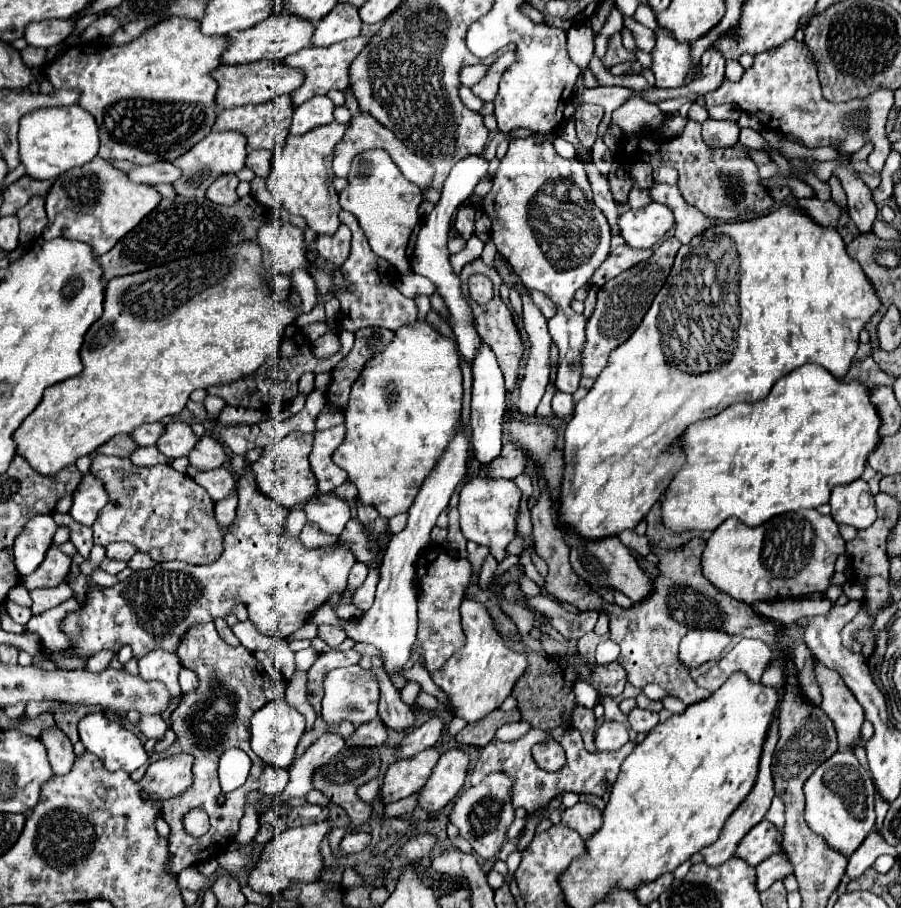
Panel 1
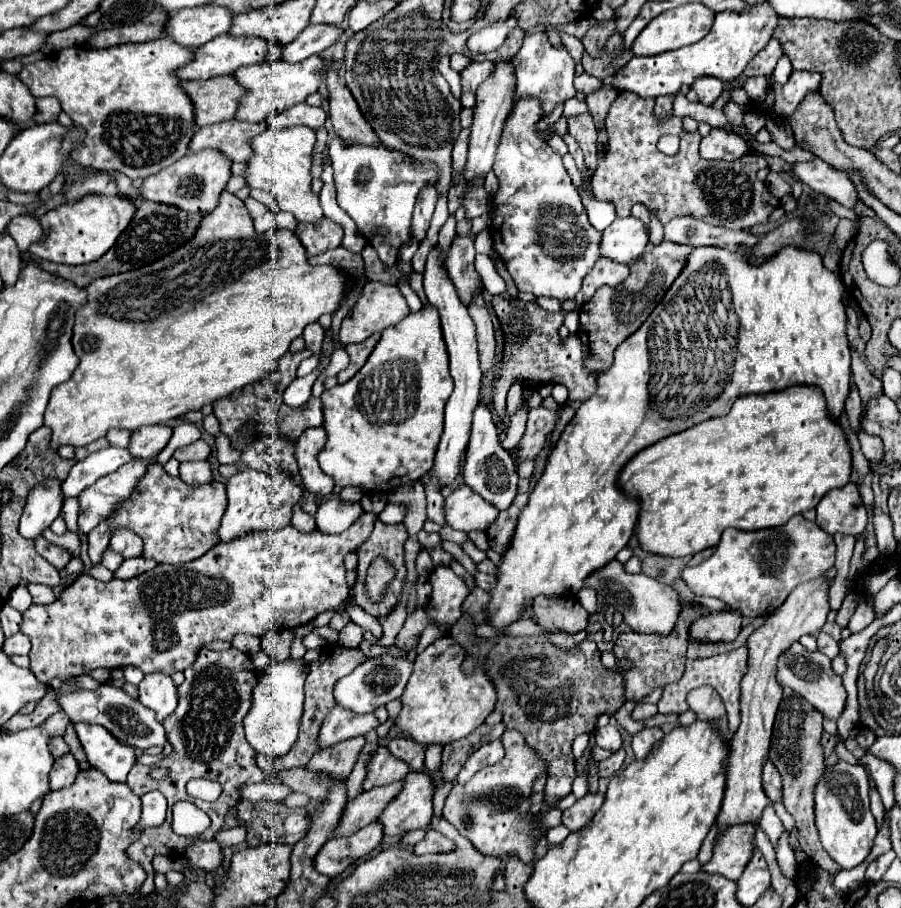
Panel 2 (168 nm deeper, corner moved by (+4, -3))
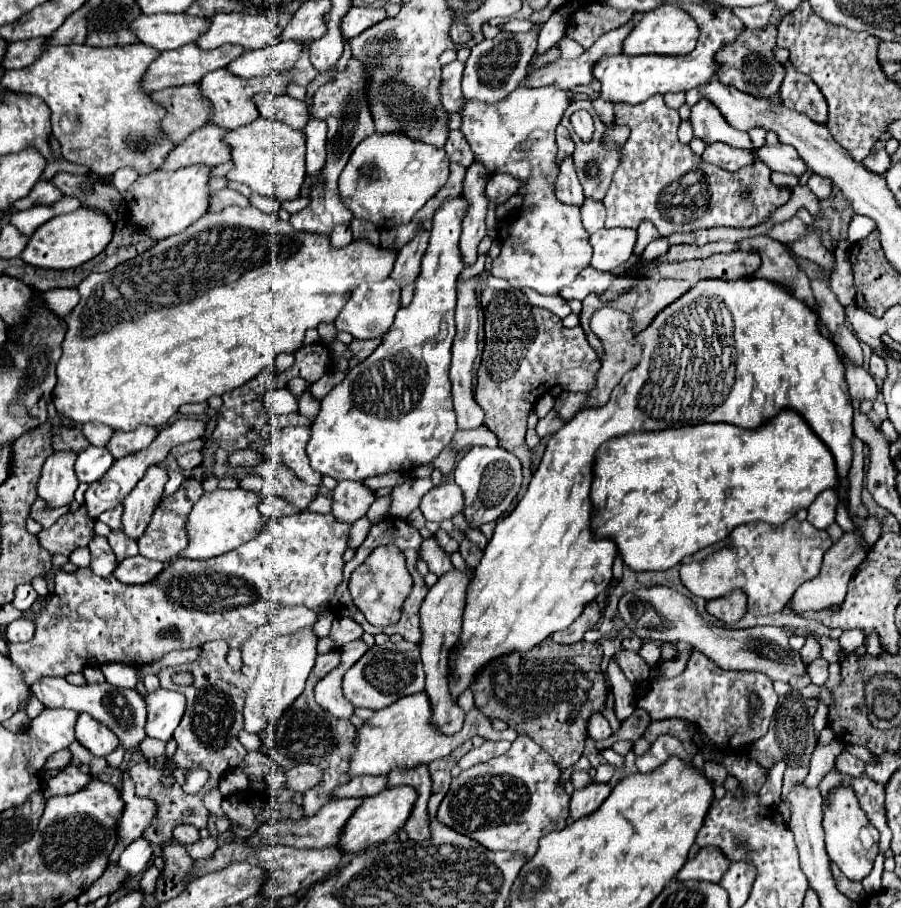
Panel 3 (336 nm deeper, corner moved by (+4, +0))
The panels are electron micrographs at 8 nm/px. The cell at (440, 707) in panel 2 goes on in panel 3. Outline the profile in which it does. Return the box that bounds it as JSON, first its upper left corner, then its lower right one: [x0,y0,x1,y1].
[350,693,502,777]

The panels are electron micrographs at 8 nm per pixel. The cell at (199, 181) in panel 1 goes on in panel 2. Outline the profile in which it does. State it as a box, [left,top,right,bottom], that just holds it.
[142,148,232,212]

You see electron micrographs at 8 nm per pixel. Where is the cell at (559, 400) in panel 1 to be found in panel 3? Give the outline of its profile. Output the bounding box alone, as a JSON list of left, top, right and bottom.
[534,393,554,417]

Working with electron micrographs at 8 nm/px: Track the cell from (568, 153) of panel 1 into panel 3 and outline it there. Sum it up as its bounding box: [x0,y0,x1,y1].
[581,198,606,233]

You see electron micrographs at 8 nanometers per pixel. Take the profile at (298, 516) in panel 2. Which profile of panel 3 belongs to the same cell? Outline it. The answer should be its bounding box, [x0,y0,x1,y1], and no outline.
[260,497,296,517]

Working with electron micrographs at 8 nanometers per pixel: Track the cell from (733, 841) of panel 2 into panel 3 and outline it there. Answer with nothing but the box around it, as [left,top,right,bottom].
[678,847,730,883]

